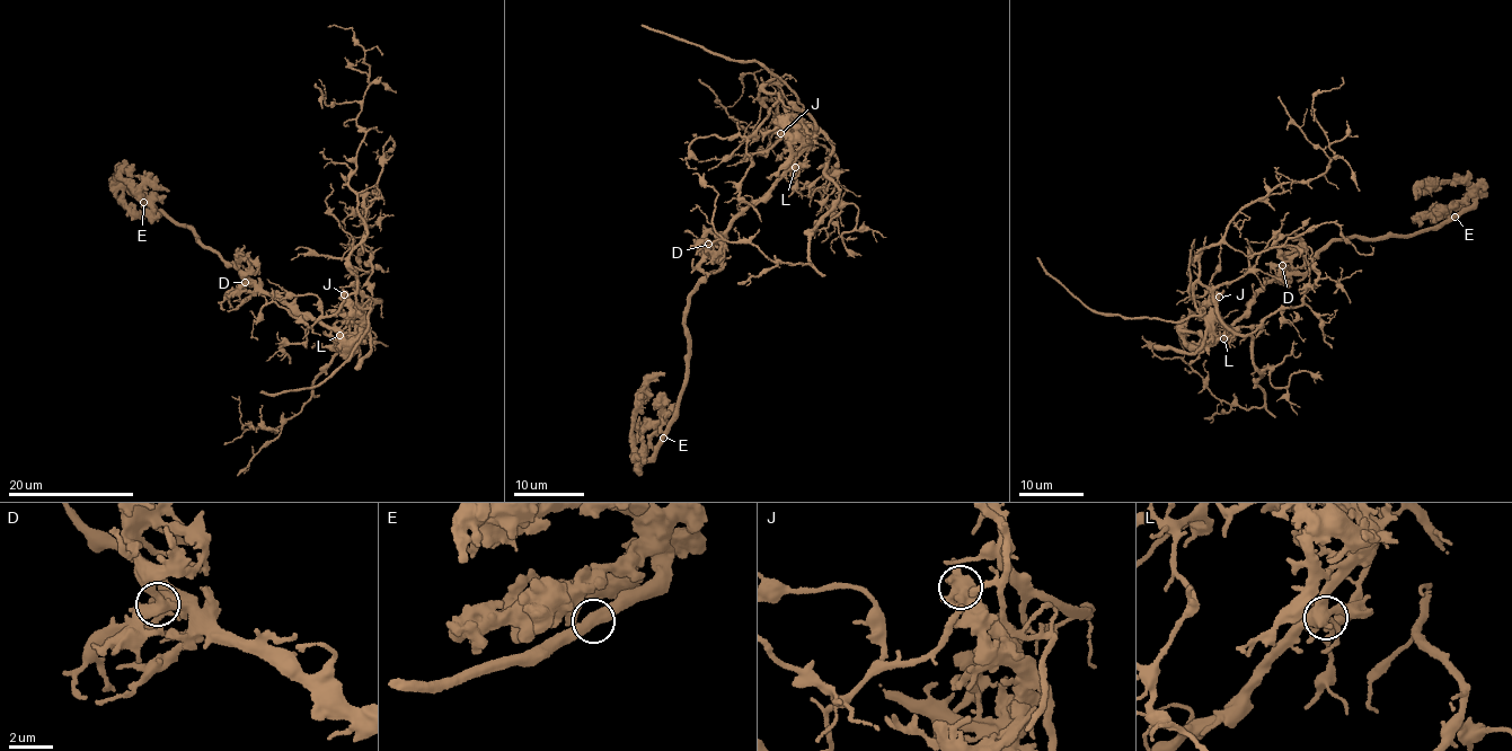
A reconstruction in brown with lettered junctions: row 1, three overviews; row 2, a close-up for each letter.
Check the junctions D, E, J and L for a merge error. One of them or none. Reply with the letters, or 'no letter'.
L

